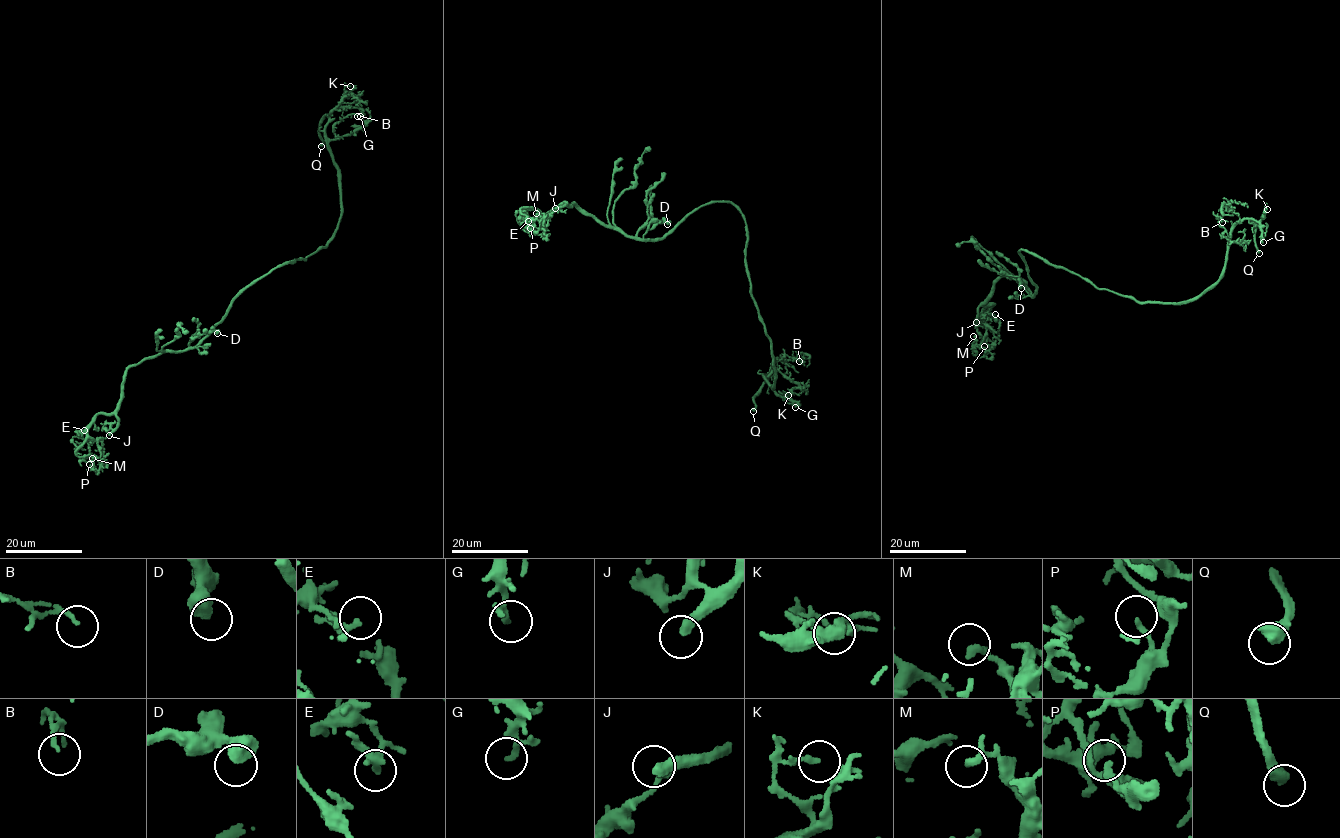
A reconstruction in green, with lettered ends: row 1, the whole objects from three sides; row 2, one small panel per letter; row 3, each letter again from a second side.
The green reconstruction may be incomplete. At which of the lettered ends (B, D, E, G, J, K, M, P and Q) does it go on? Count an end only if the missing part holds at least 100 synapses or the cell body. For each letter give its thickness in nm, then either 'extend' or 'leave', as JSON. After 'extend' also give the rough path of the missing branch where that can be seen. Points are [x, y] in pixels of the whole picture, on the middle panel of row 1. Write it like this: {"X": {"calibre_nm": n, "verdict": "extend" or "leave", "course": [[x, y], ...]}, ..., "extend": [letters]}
{"B": {"calibre_nm": 150, "verdict": "leave"}, "D": {"calibre_nm": 400, "verdict": "leave"}, "E": {"calibre_nm": 240, "verdict": "leave"}, "G": {"calibre_nm": 120, "verdict": "leave"}, "J": {"calibre_nm": 360, "verdict": "extend", "course": [[555, 208], [556, 236], [553, 240], [546, 239]]}, "K": {"calibre_nm": 160, "verdict": "leave"}, "M": {"calibre_nm": 280, "verdict": "leave"}, "P": {"calibre_nm": 200, "verdict": "leave"}, "Q": {"calibre_nm": 460, "verdict": "extend", "course": [[753, 411], [749, 408], [769, 441], [787, 451], [789, 463], [794, 455], [787, 452], [790, 443]]}, "extend": ["J", "Q"]}

